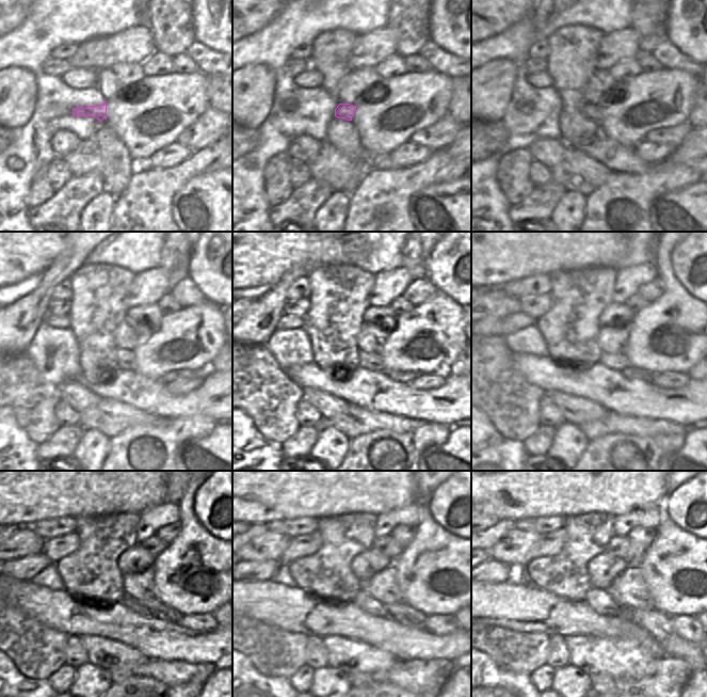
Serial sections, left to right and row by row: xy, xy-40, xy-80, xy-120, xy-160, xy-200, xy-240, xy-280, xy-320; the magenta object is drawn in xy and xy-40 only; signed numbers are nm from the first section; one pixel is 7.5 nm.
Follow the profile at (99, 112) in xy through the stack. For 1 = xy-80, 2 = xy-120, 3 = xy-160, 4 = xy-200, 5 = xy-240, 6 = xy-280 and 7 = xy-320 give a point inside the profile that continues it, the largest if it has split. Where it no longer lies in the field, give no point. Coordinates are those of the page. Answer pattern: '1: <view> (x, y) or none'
1: xy-80 (595, 113)
2: xy-120 (125, 357)
3: xy-160 (369, 361)
4: xy-200 (617, 362)
5: xy-240 (157, 610)
6: xy-280 (402, 613)
7: xy-320 (659, 624)

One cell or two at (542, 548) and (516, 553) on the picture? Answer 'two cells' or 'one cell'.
two cells

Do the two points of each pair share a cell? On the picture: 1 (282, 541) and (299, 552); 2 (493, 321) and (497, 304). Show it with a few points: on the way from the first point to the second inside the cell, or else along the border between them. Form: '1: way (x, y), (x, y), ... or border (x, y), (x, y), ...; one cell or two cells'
1: border (290, 539), (280, 561); two cells
2: border (504, 317), (487, 315), (482, 319); two cells

